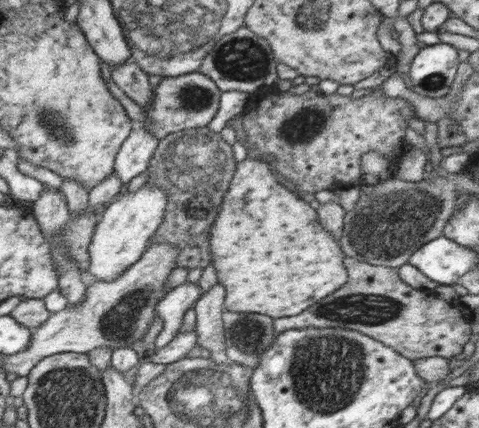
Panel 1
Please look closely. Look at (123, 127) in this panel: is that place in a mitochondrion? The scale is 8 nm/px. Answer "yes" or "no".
no

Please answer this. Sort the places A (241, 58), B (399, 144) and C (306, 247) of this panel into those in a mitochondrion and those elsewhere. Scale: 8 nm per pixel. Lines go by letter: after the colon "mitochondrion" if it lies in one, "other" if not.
A: mitochondrion
B: other
C: other

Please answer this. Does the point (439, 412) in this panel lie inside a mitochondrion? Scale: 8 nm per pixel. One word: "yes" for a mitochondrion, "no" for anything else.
no

